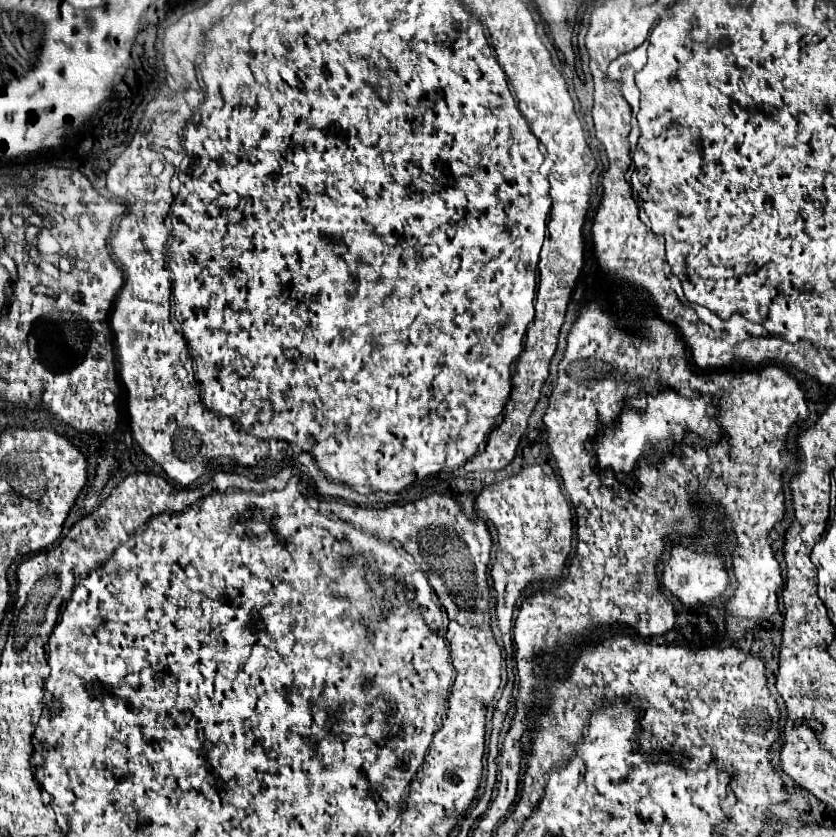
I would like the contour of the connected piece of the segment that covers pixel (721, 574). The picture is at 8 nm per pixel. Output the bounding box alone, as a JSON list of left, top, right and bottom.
[661,546,729,606]

